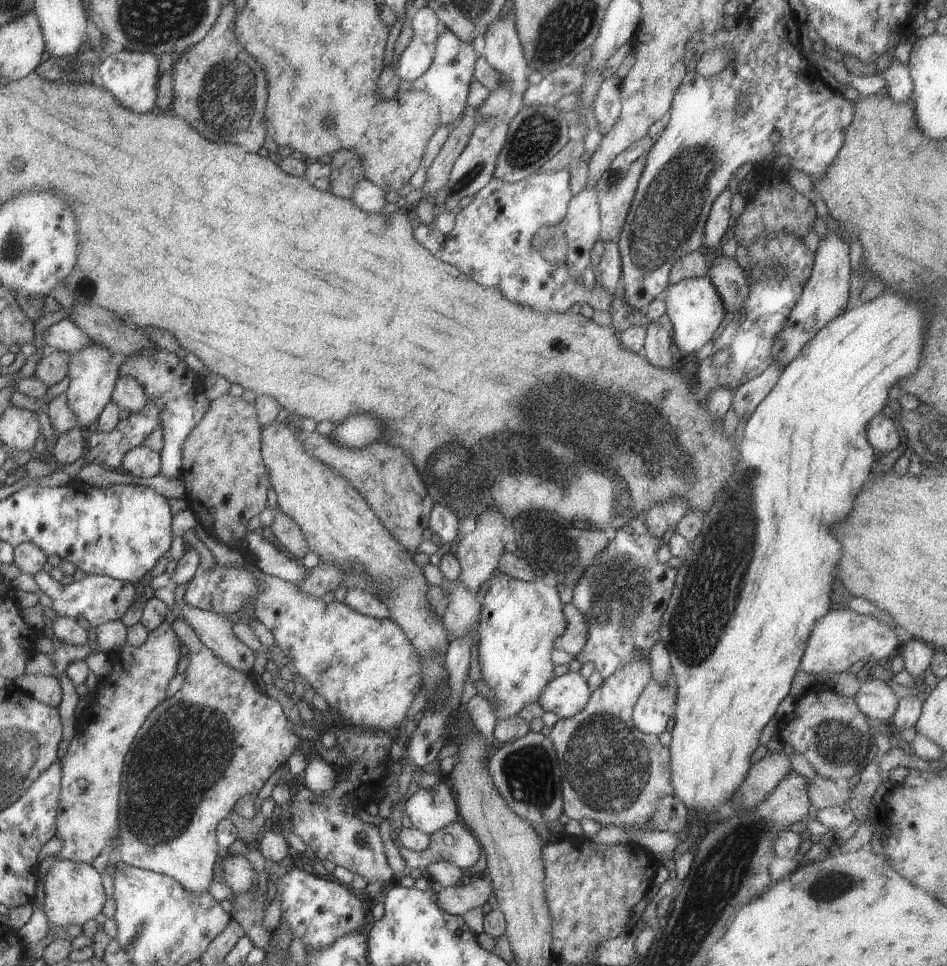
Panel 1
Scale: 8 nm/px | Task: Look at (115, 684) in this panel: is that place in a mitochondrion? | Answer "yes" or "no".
no

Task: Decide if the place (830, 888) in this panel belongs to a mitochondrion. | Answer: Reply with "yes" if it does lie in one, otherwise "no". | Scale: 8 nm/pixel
yes

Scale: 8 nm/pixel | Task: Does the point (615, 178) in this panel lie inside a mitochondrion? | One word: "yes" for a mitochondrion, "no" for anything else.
yes

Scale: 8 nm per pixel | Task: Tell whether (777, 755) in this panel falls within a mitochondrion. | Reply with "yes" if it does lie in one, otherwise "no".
no

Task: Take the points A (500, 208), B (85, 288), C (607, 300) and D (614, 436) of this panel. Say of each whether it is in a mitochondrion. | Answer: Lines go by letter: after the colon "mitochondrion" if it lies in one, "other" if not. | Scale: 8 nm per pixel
A: other
B: other
C: other
D: mitochondrion

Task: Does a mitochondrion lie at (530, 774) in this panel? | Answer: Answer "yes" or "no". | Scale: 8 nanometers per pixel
yes

